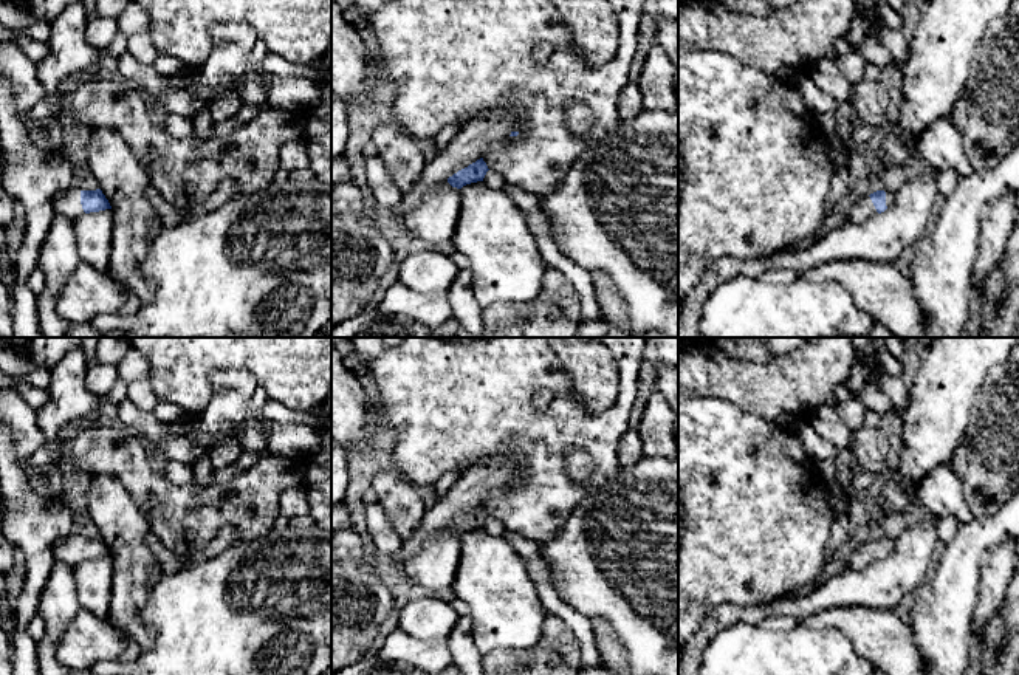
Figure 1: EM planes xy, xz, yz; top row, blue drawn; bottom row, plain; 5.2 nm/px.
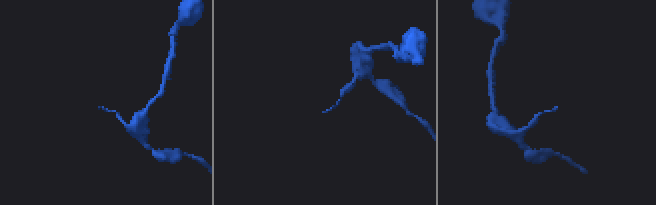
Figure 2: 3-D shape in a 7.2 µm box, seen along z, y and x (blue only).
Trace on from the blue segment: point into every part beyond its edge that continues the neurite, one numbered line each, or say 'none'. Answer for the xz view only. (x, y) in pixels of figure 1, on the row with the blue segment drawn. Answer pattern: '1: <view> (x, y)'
1: xz (479, 133)

